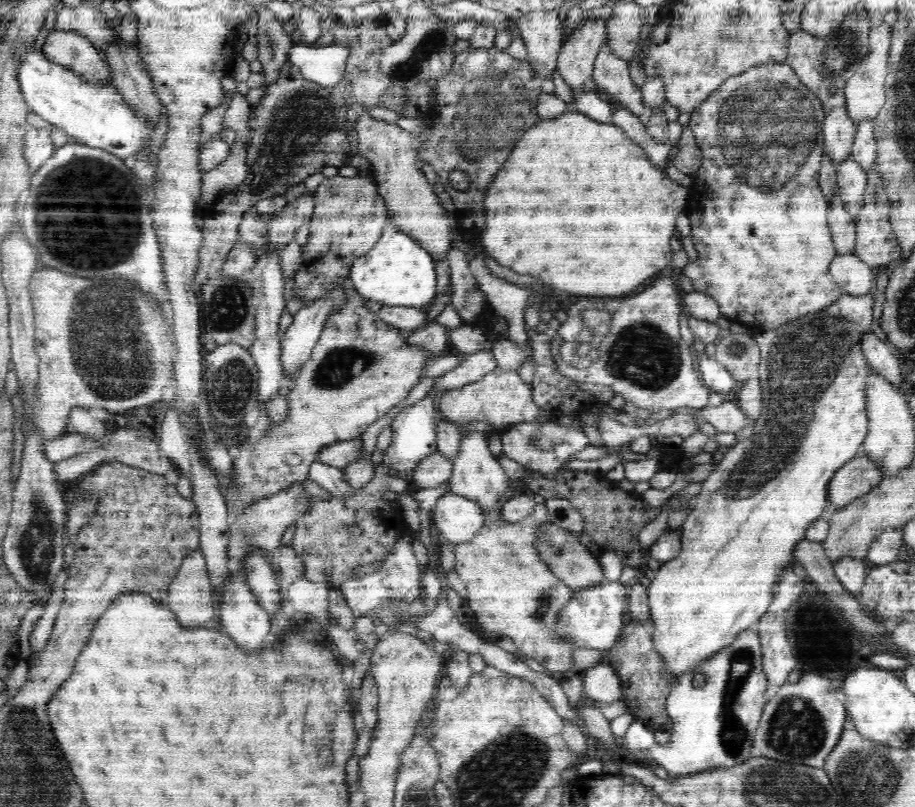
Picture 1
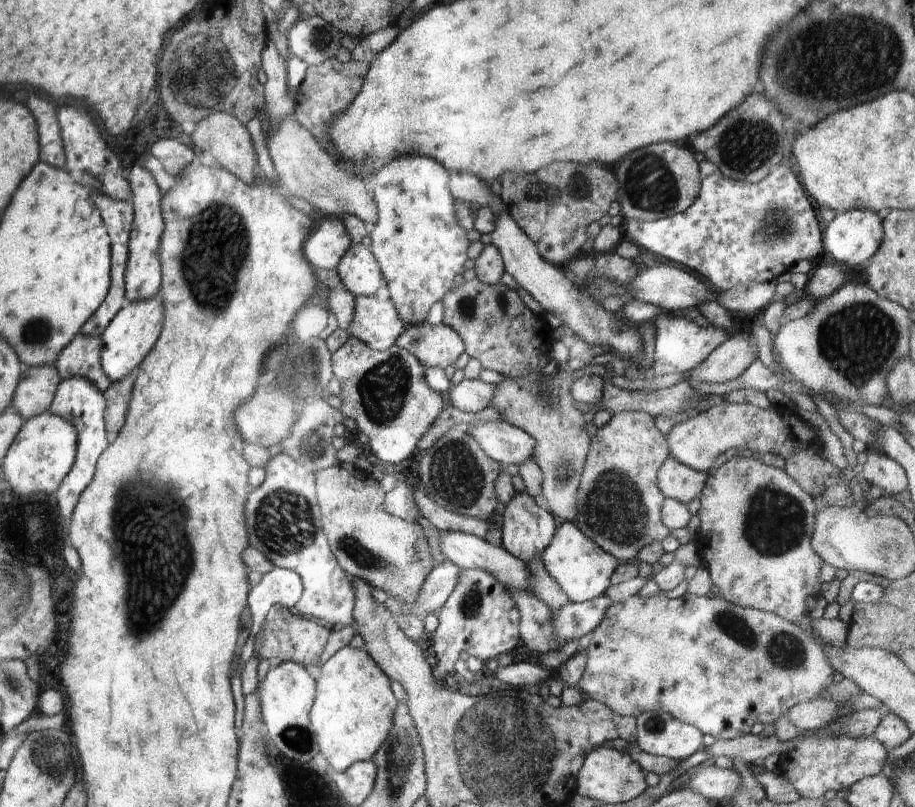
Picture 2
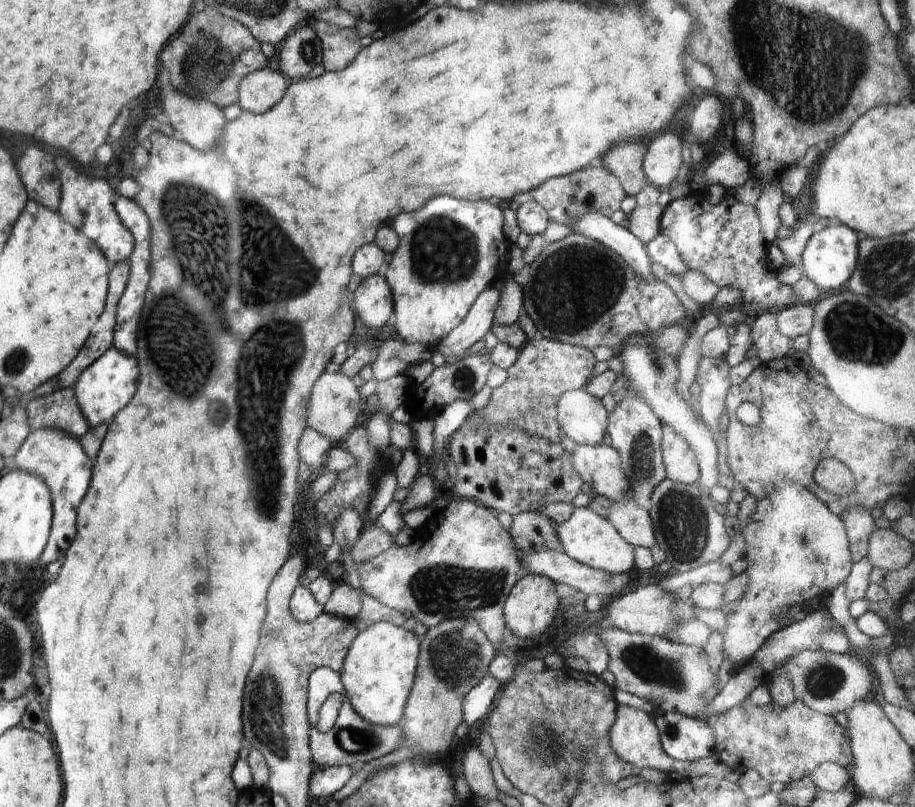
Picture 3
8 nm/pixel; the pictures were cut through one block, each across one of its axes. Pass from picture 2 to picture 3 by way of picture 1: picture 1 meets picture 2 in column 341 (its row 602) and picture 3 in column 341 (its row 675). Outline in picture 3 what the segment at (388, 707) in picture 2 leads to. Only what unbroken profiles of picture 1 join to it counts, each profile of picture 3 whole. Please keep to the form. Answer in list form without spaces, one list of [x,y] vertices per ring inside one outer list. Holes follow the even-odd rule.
[[[377,622],[359,631],[350,644],[339,673],[346,696],[340,692],[328,696],[318,710],[316,729],[320,732],[331,730],[345,699],[352,704],[360,718],[374,726],[399,725],[414,684],[421,639],[414,631],[408,631],[390,622]]]

